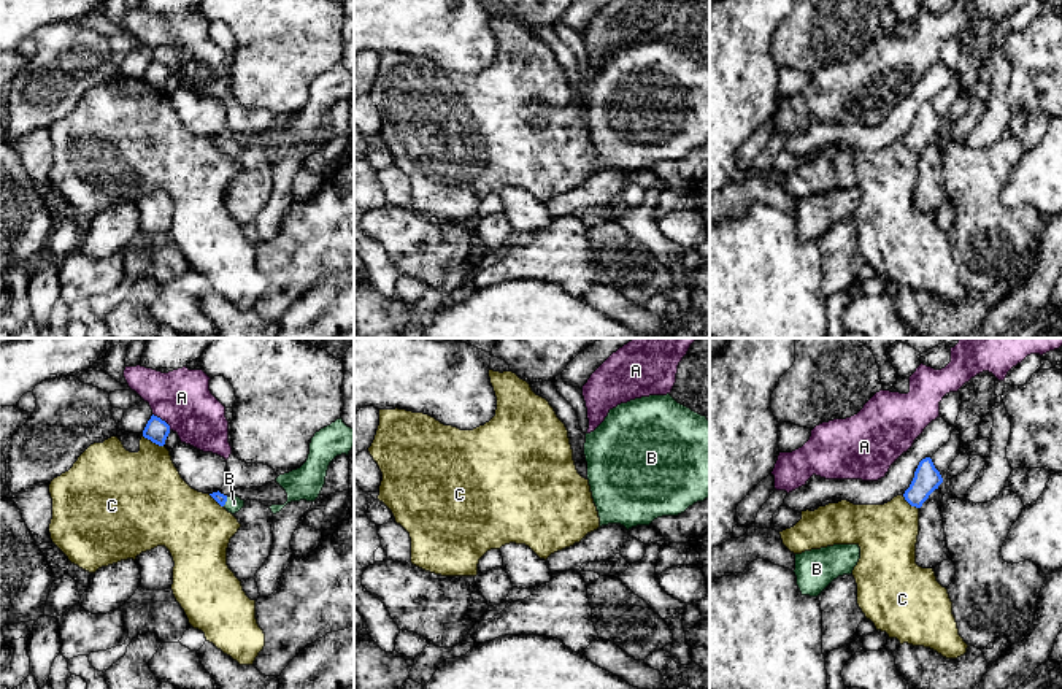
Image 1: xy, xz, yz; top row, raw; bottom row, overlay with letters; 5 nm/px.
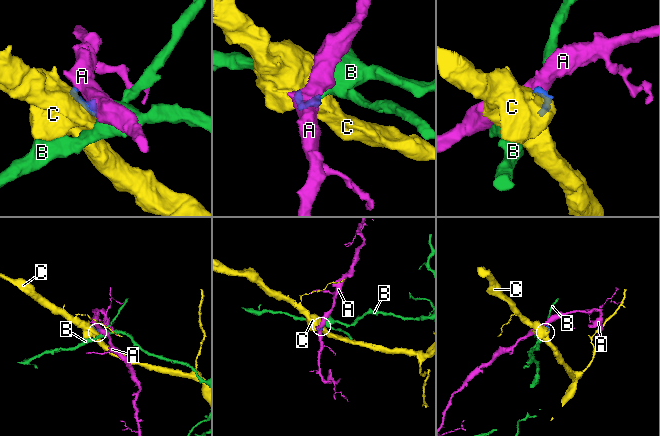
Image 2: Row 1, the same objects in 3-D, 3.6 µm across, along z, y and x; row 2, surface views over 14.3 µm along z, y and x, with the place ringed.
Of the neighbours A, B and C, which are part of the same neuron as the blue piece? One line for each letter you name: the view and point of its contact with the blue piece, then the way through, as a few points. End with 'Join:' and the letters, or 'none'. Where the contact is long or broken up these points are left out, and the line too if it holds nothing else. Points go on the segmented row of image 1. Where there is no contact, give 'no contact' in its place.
B: xy (226, 500) | across xy (221, 499), (226, 500), (234, 504)
Join: B

